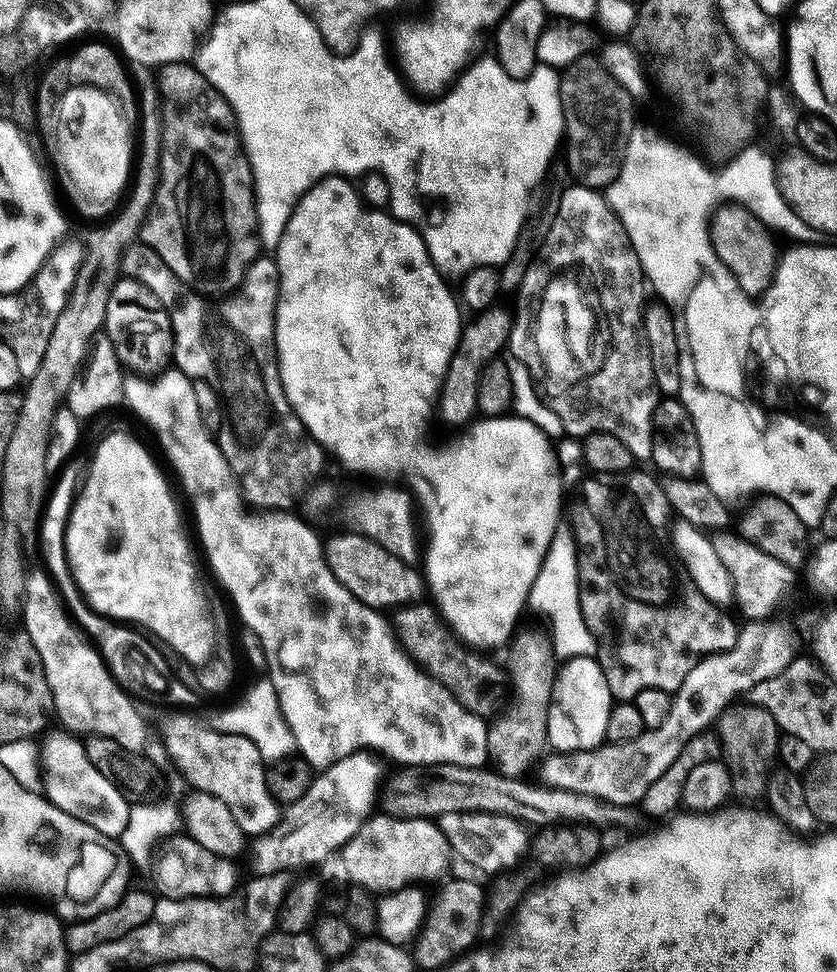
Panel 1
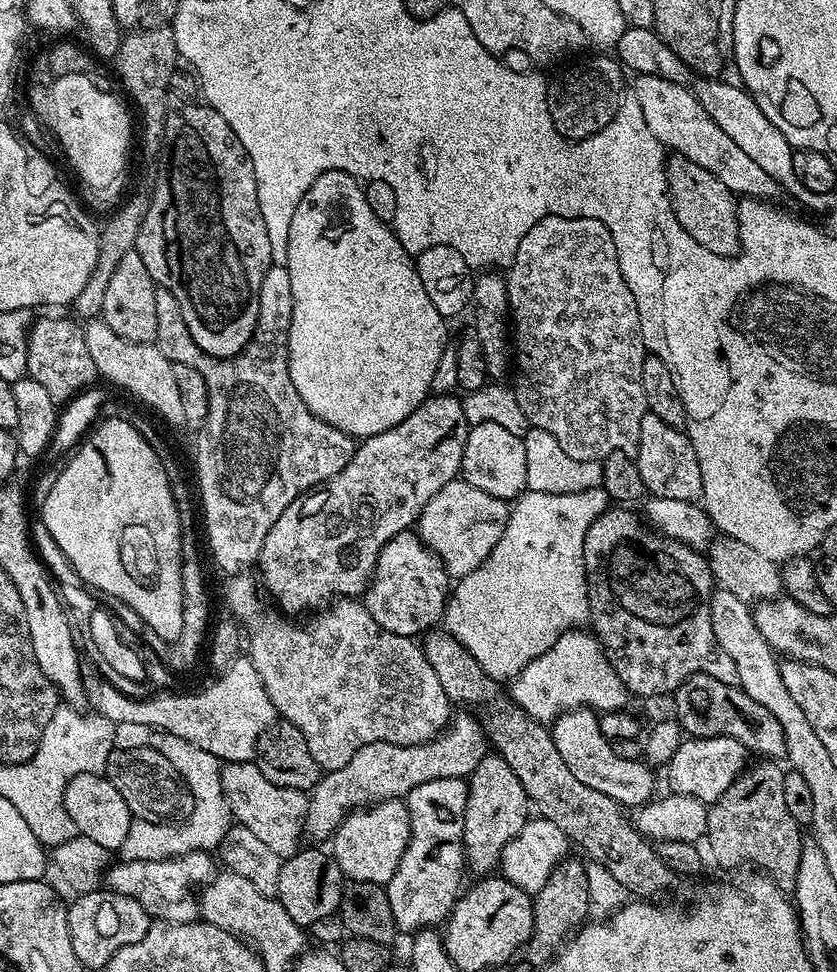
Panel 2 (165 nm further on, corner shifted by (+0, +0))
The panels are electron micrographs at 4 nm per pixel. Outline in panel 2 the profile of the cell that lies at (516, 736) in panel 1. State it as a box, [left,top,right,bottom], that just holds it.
[464,754,530,874]

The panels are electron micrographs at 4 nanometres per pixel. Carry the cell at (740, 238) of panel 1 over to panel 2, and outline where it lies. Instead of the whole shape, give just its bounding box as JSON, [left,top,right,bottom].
[664,154,740,256]

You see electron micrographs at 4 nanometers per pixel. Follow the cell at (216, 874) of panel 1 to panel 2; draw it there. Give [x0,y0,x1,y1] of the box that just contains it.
[198,870,298,954]

